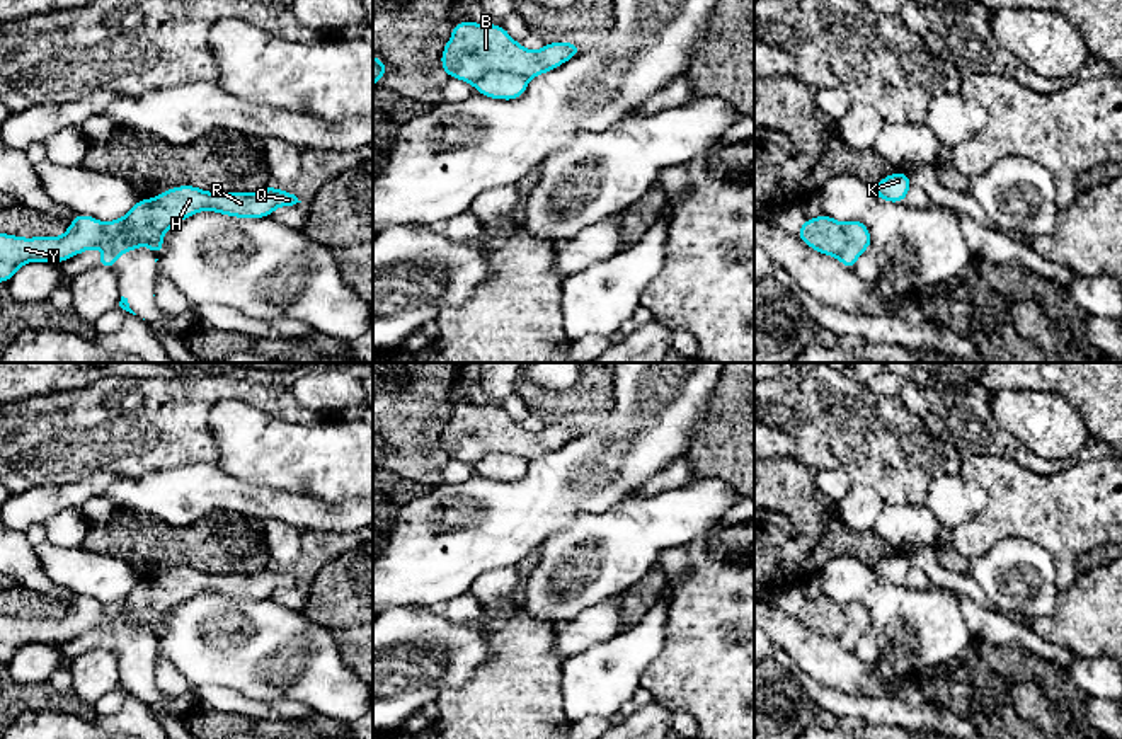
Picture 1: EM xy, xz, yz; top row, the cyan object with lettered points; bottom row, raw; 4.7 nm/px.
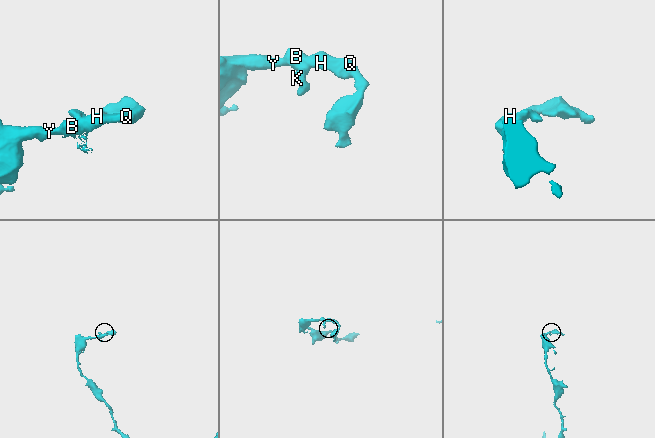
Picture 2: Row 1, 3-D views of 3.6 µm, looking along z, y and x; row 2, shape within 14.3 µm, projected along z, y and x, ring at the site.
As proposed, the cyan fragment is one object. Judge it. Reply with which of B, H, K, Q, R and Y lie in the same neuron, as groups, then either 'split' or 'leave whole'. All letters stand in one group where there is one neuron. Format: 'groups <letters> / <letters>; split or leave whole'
groups B H Q R Y / K; split

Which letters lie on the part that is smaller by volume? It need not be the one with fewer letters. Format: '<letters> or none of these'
K

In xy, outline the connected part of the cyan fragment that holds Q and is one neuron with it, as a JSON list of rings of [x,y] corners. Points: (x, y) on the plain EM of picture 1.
[[[177,567],[152,581],[140,581],[124,598],[124,611],[158,637],[165,613],[197,593],[264,599],[279,587],[296,584],[301,582],[291,572],[272,567],[259,574],[208,574],[194,567]]]

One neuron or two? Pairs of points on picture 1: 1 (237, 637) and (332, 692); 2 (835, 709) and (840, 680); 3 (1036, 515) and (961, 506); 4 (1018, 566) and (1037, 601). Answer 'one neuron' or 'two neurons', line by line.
1: one neuron
2: two neurons
3: two neurons
4: one neuron

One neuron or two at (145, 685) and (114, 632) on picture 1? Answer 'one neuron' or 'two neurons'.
one neuron

